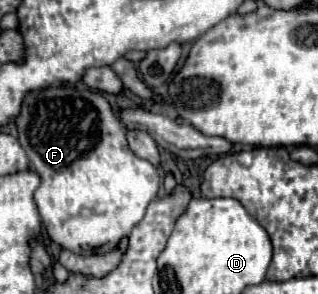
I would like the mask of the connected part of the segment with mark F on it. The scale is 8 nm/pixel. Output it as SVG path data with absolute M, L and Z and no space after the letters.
M84 83L32 91L24 97L16 125L20 145L30 159L30 169L42 177L42 185L36 189L34 201L48 237L62 249L84 257L114 251L118 243L144 219L148 205L158 197L160 175L152 163L138 159L128 149L126 127L112 113L112 107L102 93L90 91Z

